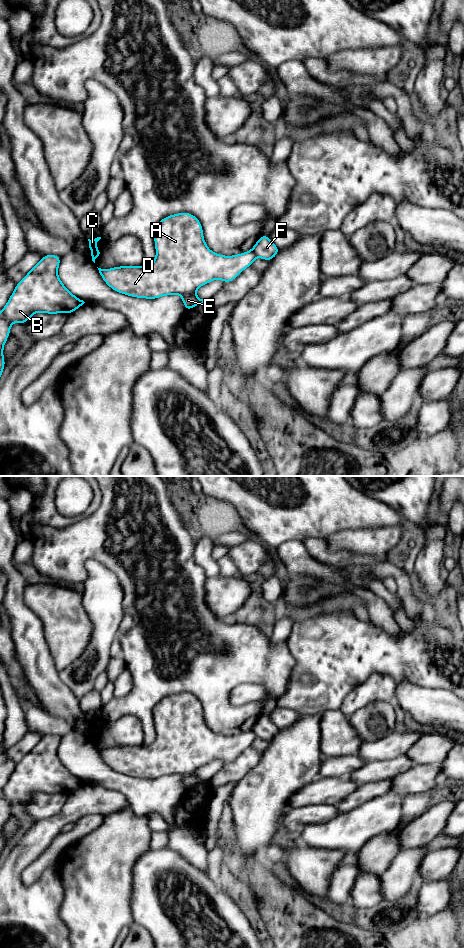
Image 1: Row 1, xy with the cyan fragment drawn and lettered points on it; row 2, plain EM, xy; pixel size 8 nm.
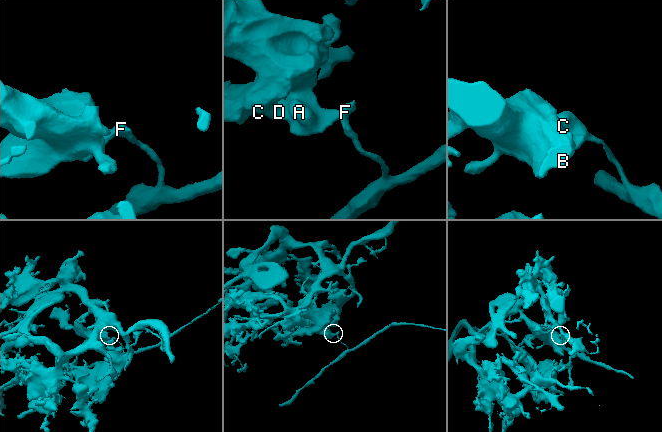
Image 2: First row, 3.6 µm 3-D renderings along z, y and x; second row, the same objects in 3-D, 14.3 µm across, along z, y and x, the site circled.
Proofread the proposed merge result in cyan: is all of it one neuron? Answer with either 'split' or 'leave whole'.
split

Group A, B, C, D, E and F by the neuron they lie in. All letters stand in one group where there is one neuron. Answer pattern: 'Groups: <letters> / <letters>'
Groups: A B C D E / F

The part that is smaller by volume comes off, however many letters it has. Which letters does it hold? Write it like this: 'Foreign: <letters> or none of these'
Foreign: F

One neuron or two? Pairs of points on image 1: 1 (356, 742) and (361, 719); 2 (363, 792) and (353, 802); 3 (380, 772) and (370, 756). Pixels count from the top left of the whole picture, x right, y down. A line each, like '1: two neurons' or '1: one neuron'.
1: two neurons
2: one neuron
3: two neurons

